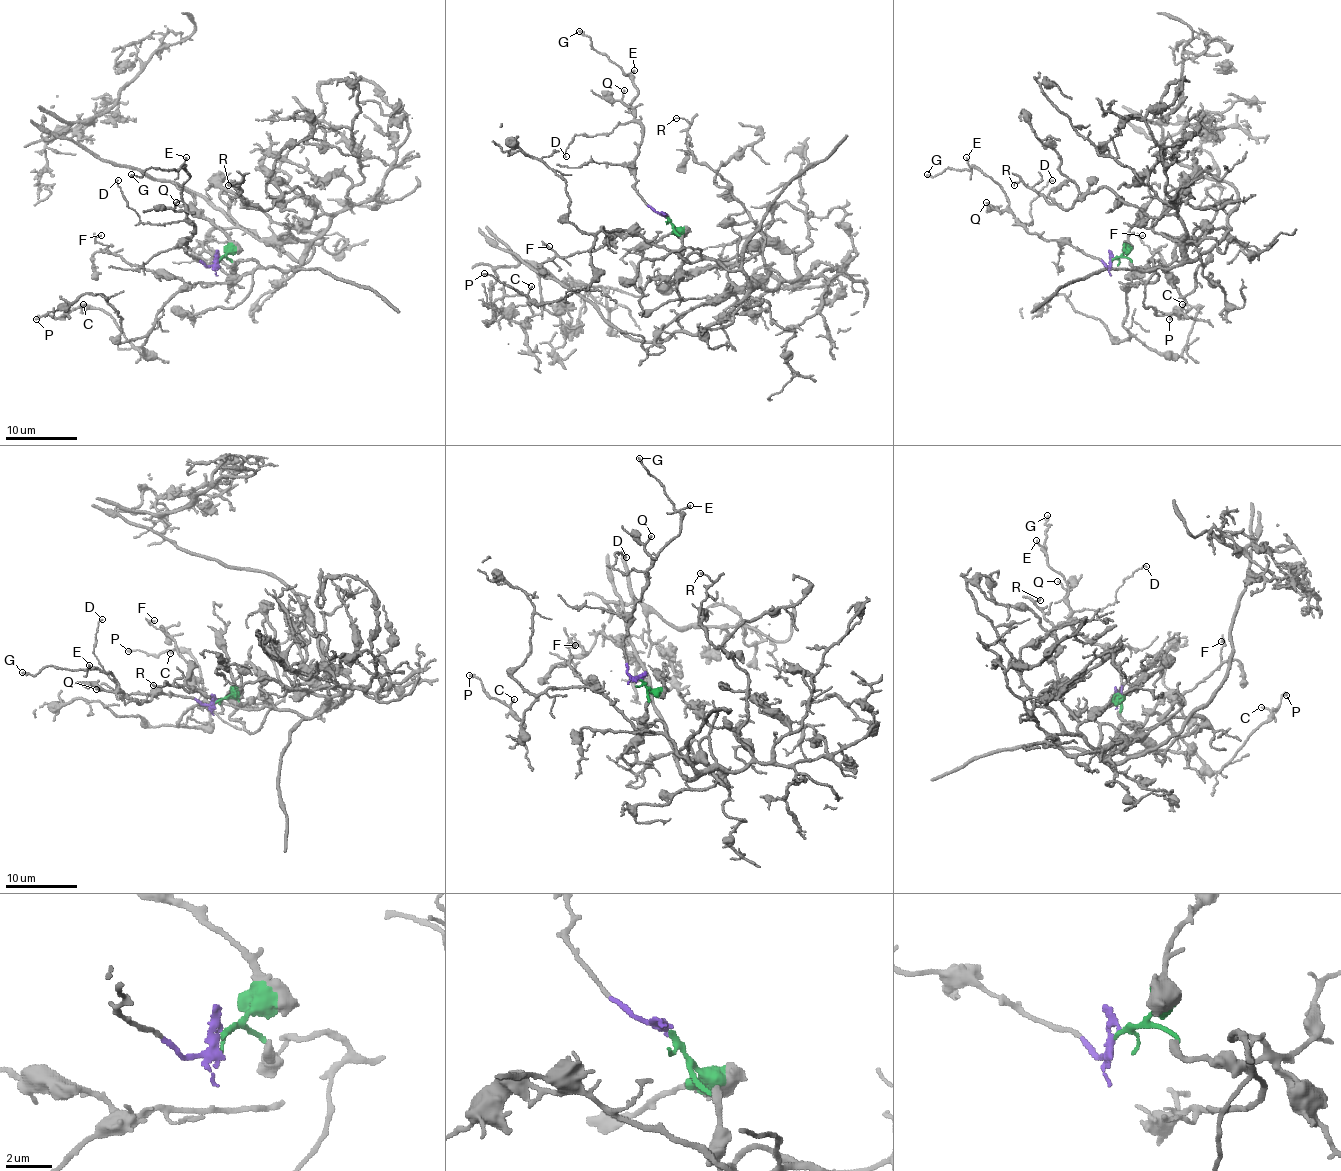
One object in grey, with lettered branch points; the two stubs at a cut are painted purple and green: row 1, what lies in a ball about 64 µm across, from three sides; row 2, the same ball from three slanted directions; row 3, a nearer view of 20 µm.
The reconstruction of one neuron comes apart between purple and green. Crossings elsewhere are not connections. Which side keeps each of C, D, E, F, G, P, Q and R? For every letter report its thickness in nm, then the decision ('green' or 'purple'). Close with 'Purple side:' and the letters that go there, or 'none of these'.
C: calibre 130 nm; green
D: calibre 110 nm; purple
E: calibre 100 nm; purple
F: calibre 90 nm; green
G: calibre 190 nm; purple
P: calibre 180 nm; green
Q: calibre 120 nm; purple
R: calibre 120 nm; green
Purple side: D, E, G, Q

